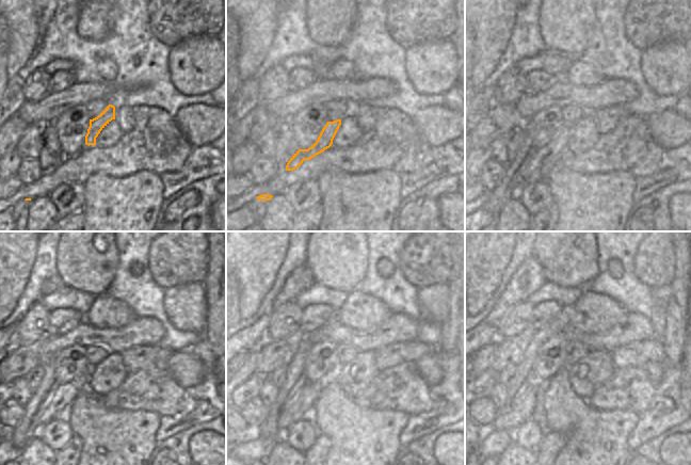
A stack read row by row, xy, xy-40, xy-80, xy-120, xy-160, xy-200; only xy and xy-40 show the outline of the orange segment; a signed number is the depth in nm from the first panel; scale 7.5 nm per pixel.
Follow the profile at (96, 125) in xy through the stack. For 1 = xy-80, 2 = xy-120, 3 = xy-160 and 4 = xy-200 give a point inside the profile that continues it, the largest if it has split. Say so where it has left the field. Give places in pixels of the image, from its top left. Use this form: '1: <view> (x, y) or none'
1: xy-80 (518, 173)
2: xy-120 (39, 412)
3: xy-160 (287, 405)
4: xy-200 (519, 409)

